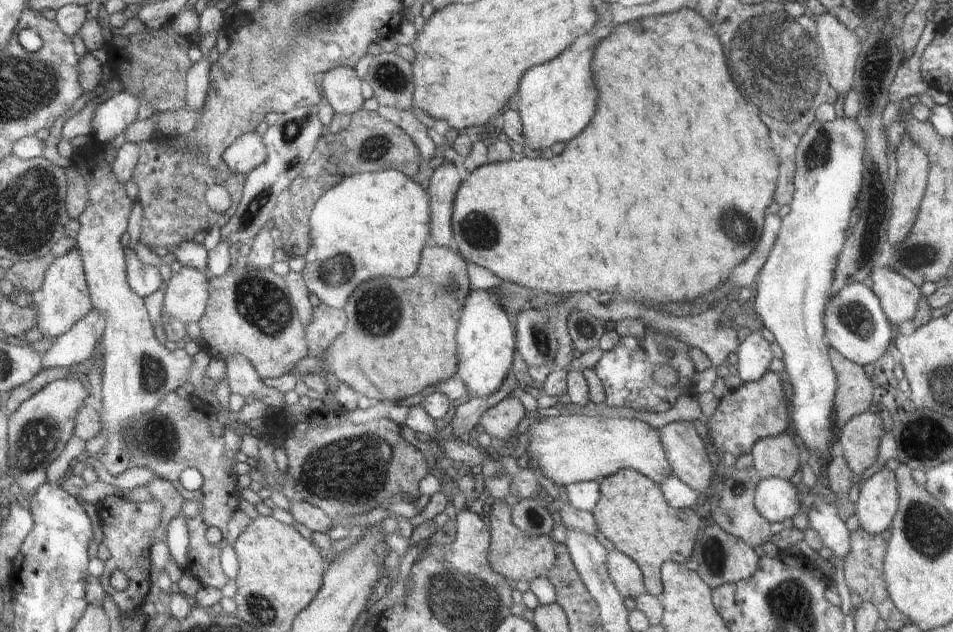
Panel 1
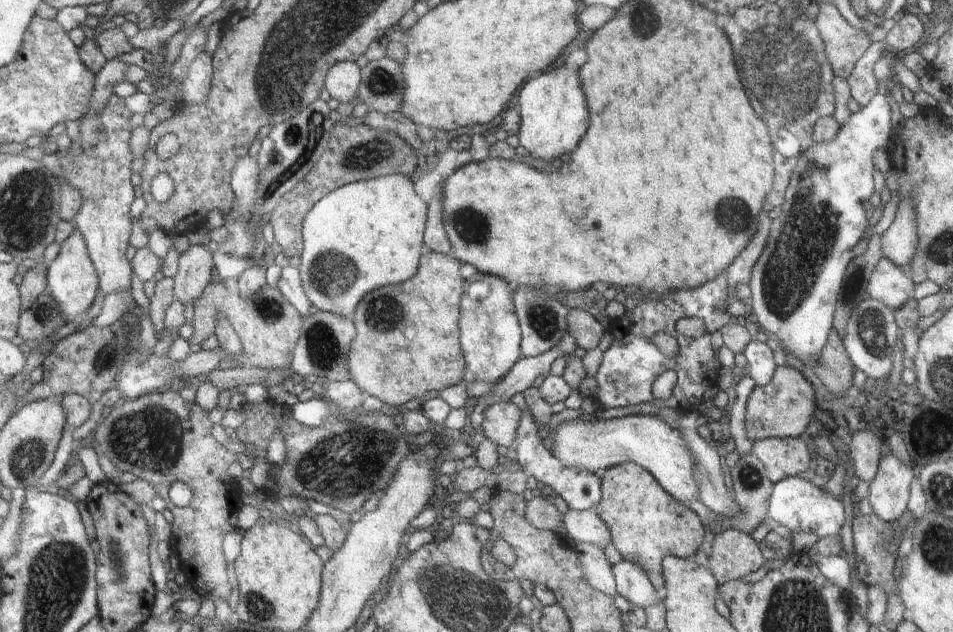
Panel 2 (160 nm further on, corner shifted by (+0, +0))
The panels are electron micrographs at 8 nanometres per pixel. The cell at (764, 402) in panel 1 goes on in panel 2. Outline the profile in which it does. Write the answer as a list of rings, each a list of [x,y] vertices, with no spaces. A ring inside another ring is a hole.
[[[789,365],[777,366],[771,382],[765,386],[756,385],[747,402],[745,430],[748,439],[752,442],[767,437],[800,437],[800,434],[806,430],[806,426],[810,424],[810,418],[814,412],[814,390],[812,390],[812,384],[798,370],[790,368]]]

